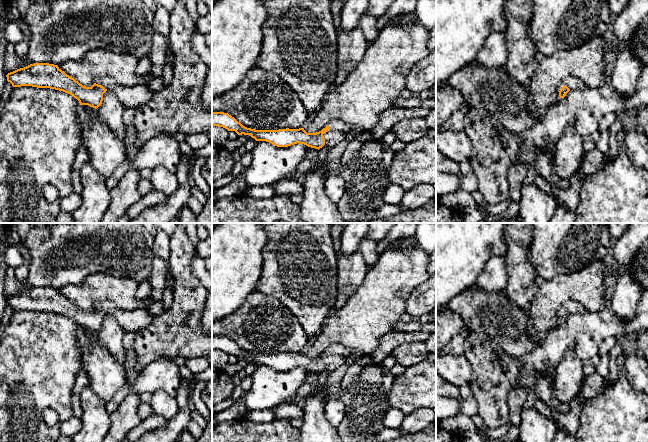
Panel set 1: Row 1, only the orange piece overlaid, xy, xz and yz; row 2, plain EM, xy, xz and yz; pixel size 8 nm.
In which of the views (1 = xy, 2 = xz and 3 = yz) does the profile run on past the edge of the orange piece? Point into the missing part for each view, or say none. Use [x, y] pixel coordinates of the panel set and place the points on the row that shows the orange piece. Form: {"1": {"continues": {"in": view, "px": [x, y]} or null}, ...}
{"1": {"continues": {"in": "xy", "px": [136, 96]}}, "2": {"continues": {"in": "xz", "px": [338, 131]}}, "3": {"continues": {"in": "yz", "px": [573, 83]}}}

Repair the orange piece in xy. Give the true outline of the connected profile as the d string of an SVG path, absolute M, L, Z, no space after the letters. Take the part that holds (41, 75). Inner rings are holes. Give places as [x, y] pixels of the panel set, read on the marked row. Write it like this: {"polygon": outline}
{"polygon": "M34 63L6 75L13 87L32 86L63 91L76 98L80 105L97 109L103 101L103 94L112 90L125 108L139 109L150 100L154 93L148 85L125 86L112 77L97 78L91 87L86 87L62 71L58 65Z"}

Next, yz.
{"polygon": "M570 76L565 78L558 86L559 97L564 98L570 90L581 89L584 83L579 78Z"}

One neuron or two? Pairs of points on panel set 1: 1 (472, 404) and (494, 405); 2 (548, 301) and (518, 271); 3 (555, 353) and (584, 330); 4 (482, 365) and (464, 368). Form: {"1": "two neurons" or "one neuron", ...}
{"1": "two neurons", "2": "two neurons", "3": "one neuron", "4": "two neurons"}

